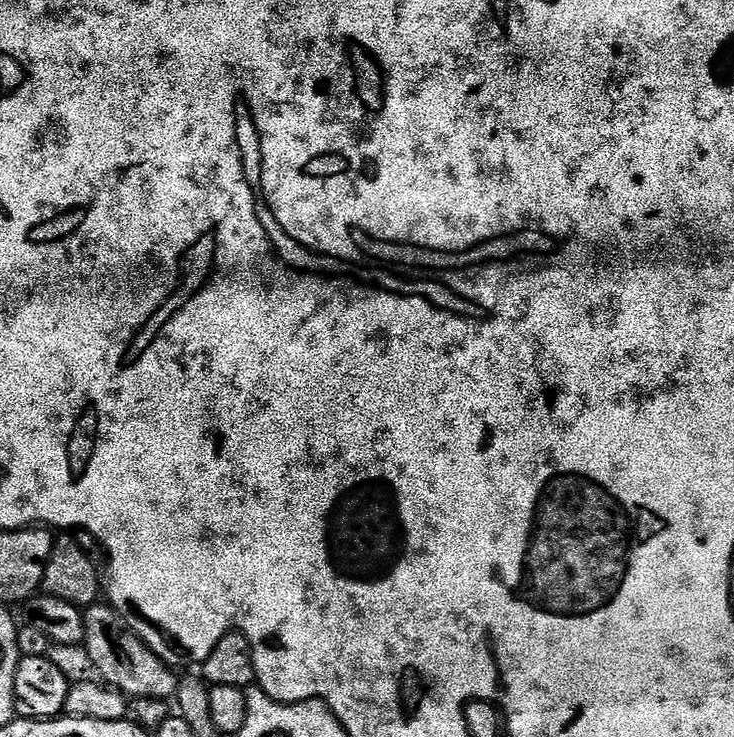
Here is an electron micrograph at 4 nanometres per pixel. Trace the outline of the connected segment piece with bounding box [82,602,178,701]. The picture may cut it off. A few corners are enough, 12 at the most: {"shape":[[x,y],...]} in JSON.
{"shape":[[107,603],[87,605],[82,647],[128,698],[175,697],[178,676]]}

